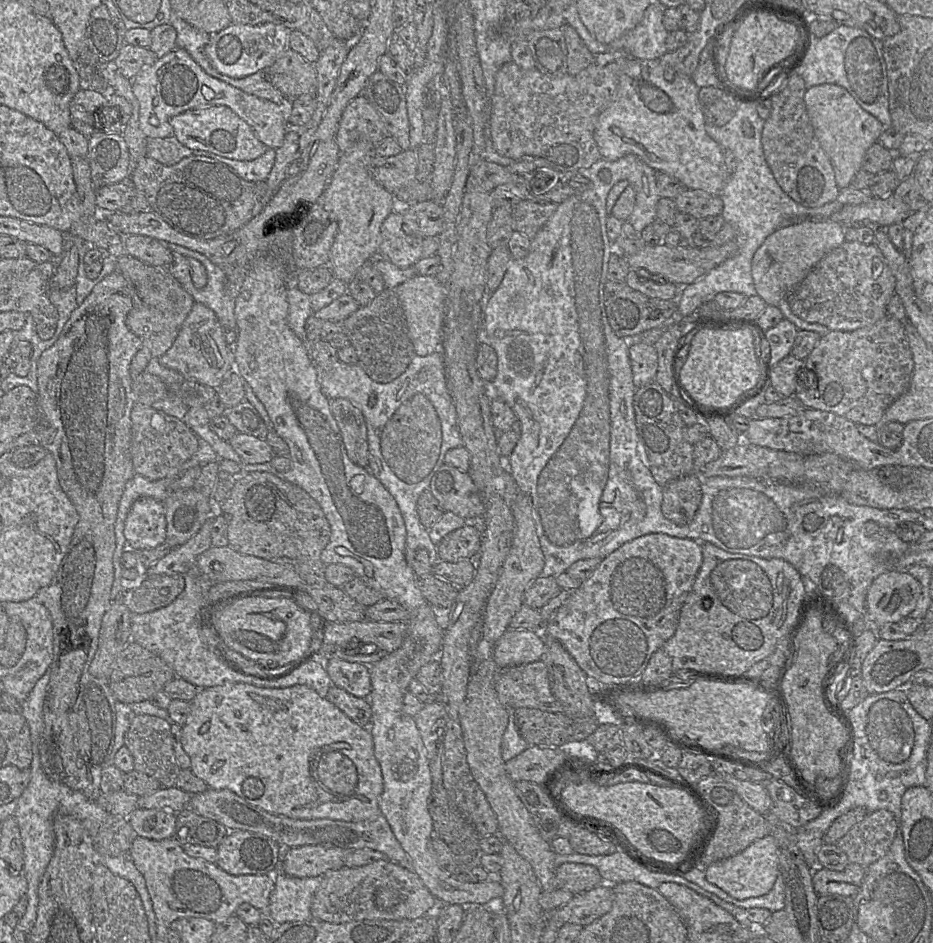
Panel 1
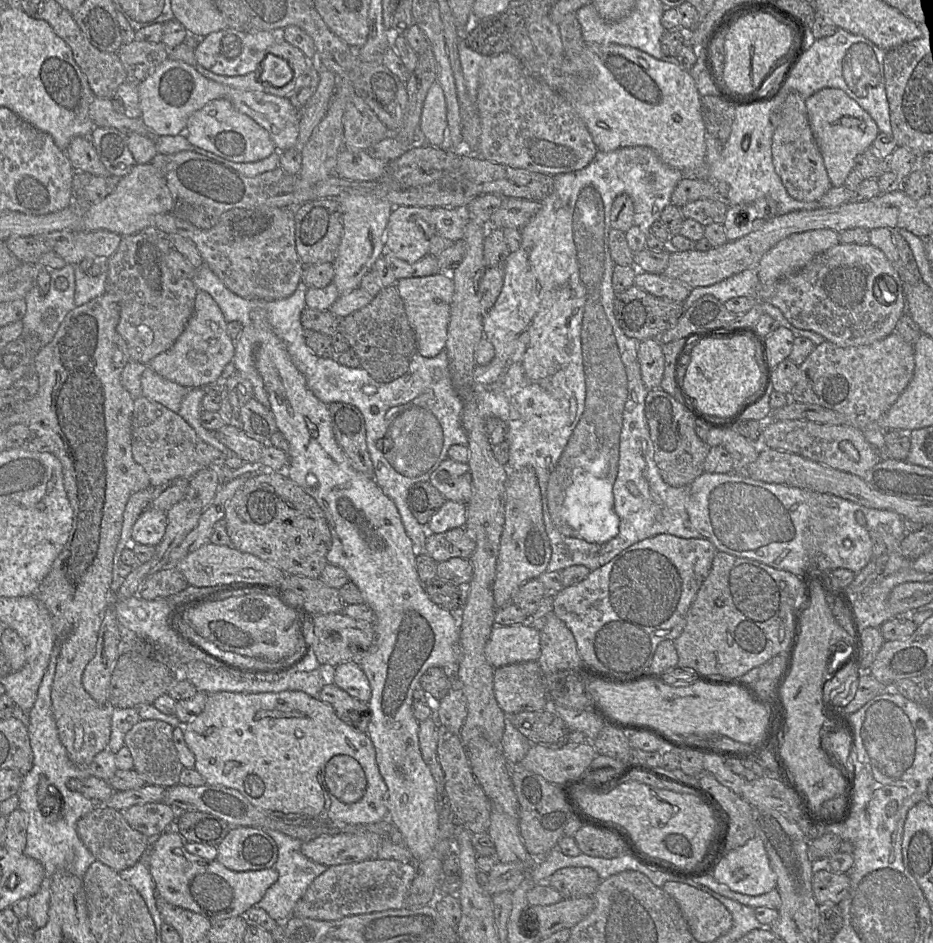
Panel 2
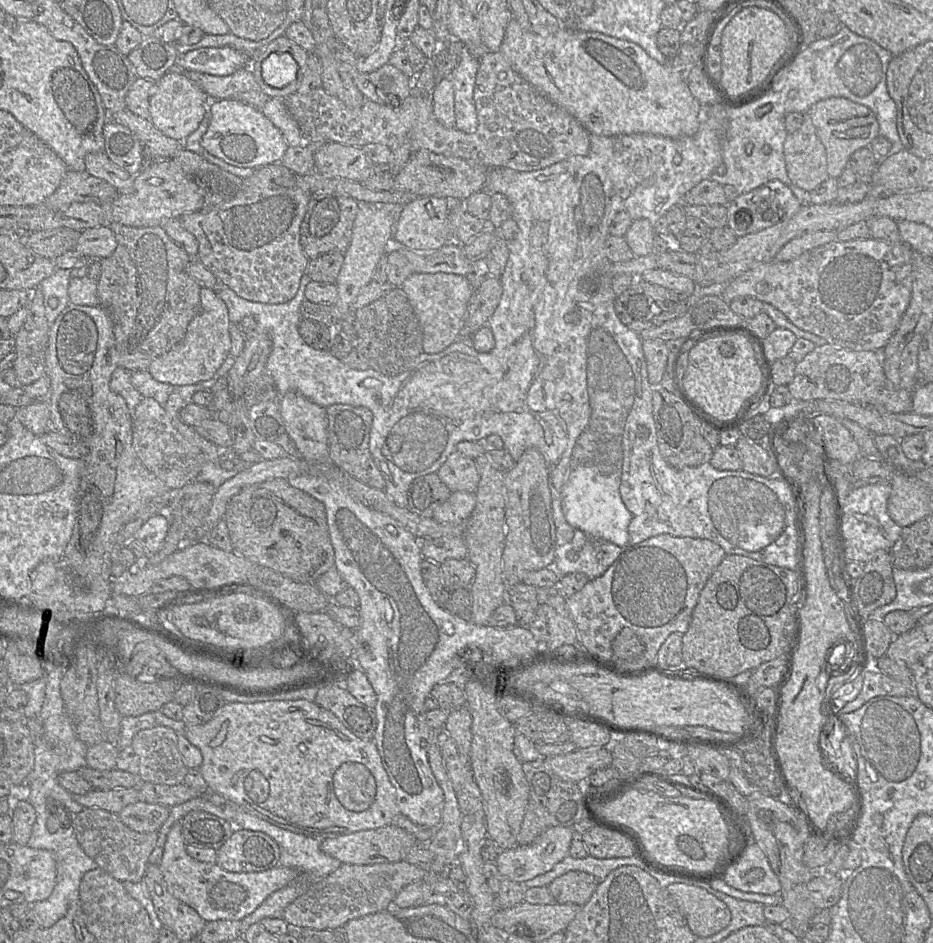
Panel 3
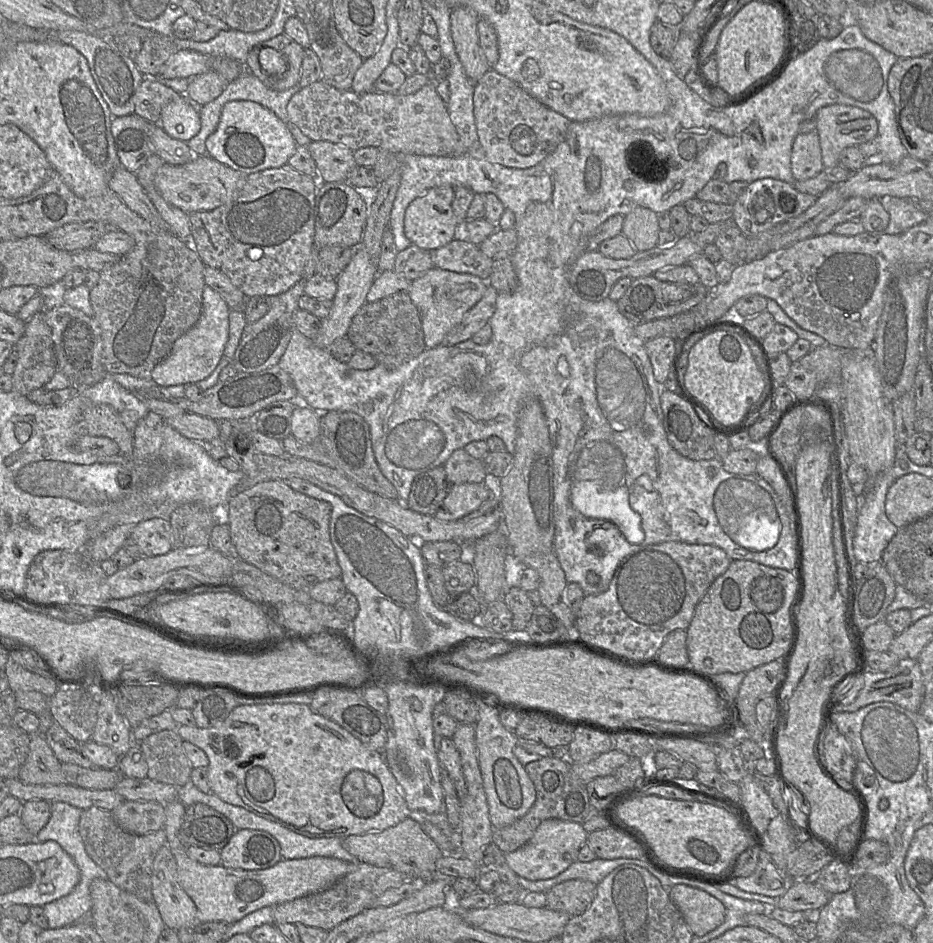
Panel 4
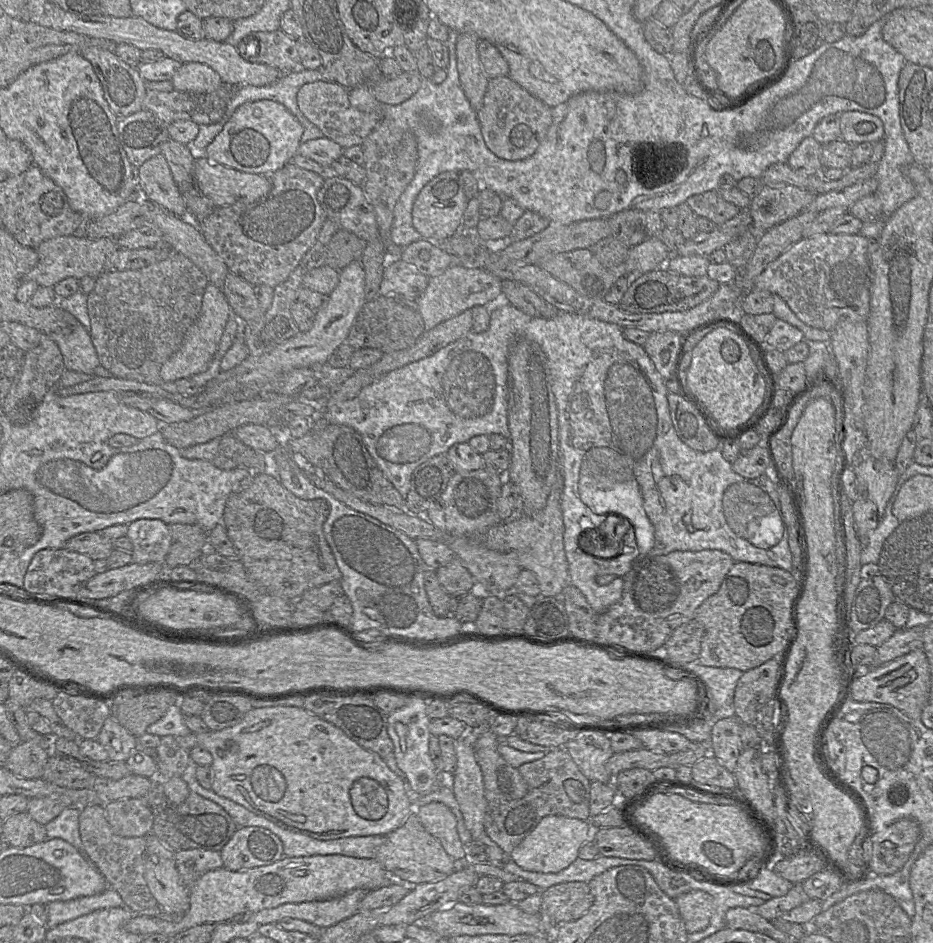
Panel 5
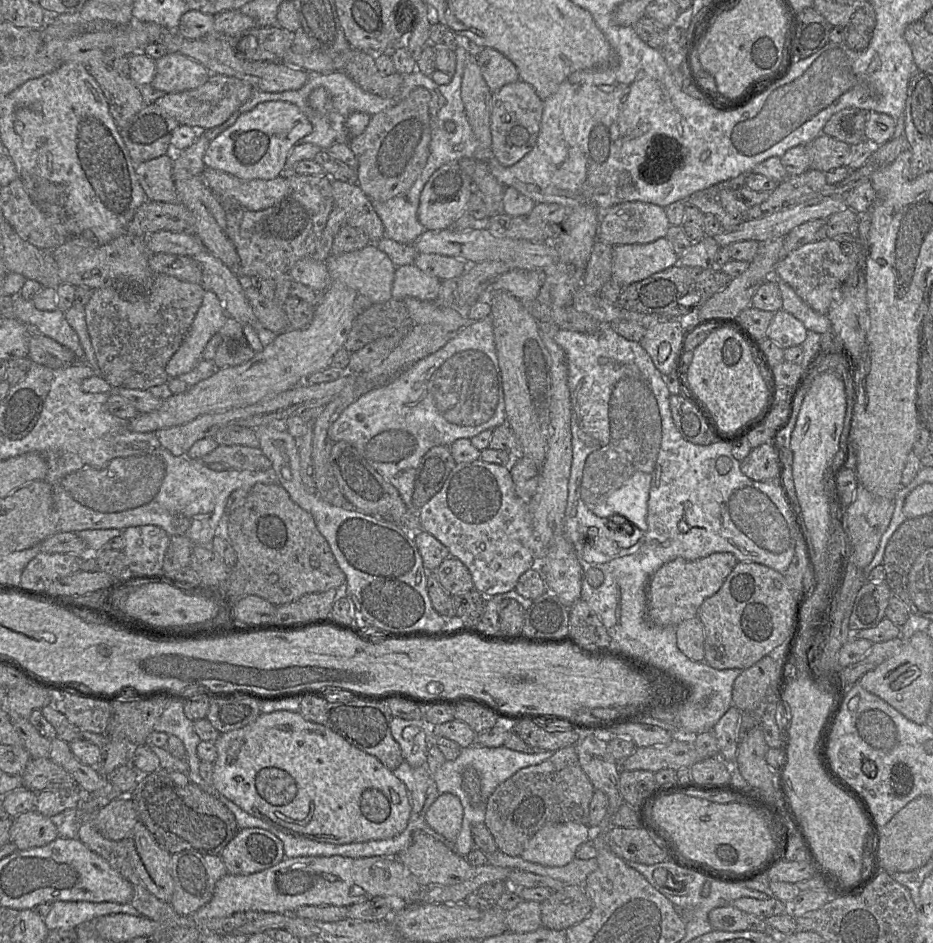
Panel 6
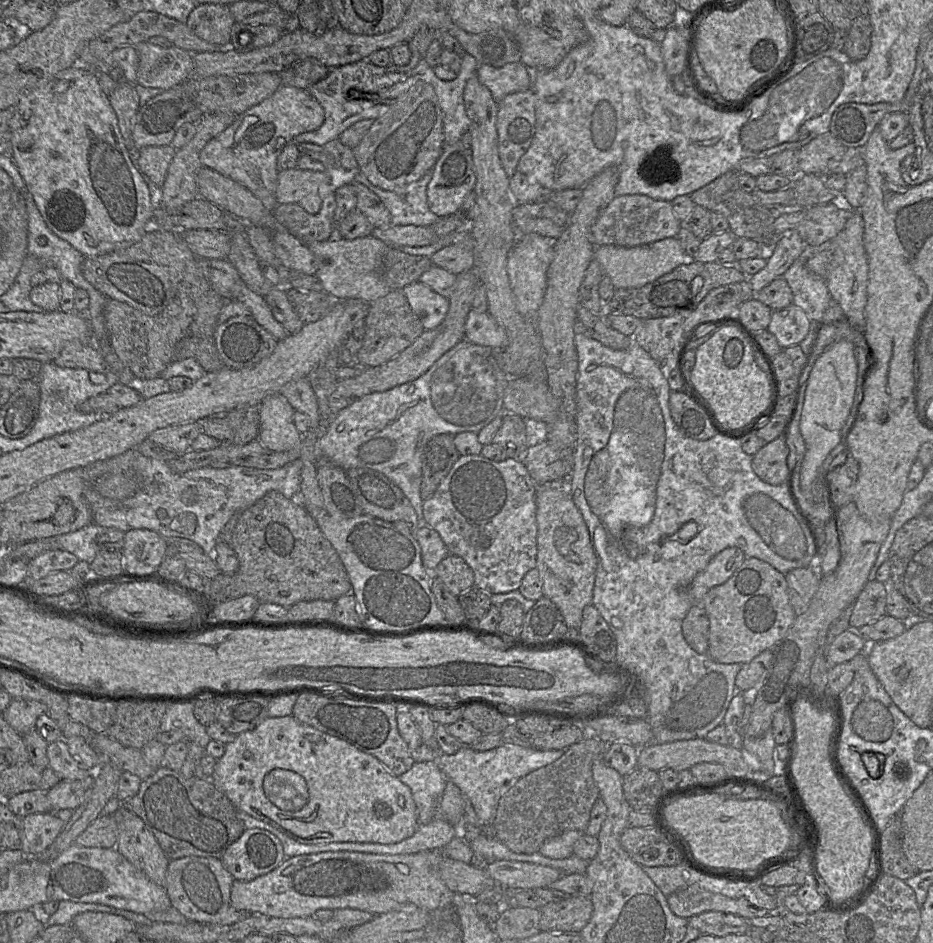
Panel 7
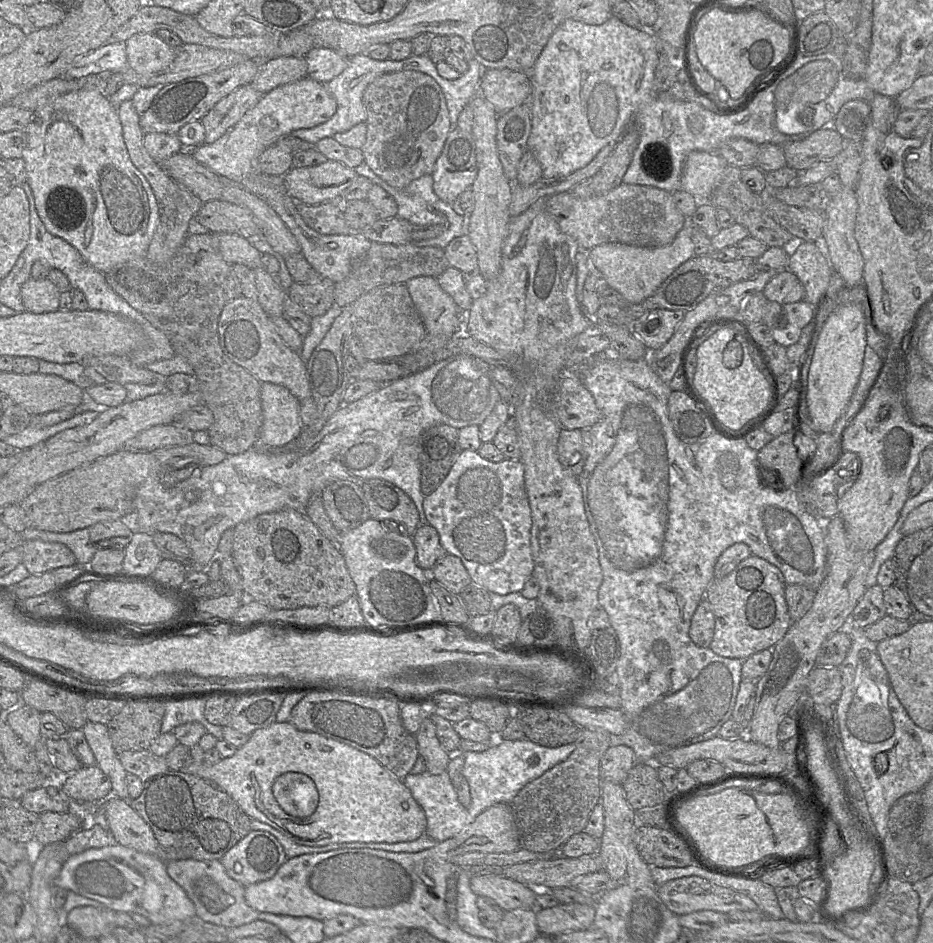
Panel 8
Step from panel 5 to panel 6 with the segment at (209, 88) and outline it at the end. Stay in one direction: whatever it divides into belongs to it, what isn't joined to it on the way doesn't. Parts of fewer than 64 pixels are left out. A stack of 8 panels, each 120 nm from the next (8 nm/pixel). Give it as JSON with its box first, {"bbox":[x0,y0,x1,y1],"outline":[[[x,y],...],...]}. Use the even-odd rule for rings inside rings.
{"bbox":[151,52,210,93],"outline":[[[168,52],[155,60],[151,86],[166,93],[182,92],[203,85],[210,72],[206,67],[181,53]]]}

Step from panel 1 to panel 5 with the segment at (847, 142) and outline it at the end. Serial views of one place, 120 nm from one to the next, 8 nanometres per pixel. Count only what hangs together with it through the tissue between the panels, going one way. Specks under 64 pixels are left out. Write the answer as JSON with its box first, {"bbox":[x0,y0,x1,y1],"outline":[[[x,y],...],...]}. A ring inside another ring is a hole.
{"bbox":[840,111,883,144],"outline":[[[861,111],[840,113],[841,138],[849,144],[875,143],[883,138],[883,123],[875,115]]]}

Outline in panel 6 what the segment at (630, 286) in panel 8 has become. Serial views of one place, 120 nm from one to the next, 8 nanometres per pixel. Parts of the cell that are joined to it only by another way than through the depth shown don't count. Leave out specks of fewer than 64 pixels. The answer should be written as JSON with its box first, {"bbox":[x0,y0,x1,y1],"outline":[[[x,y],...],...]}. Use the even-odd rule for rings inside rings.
{"bbox":[612,238,678,286],"outline":[[[667,238],[645,244],[613,246],[612,277],[623,286],[641,281],[678,263]]]}

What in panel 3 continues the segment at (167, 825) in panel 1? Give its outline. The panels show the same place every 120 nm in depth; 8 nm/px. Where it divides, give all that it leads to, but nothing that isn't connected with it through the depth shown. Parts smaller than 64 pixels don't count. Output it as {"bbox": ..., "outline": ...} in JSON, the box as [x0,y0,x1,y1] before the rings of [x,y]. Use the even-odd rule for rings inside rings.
{"bbox":[119,802,170,833],"outline":[[[136,802],[125,807],[119,814],[120,820],[138,833],[158,832],[169,817],[170,808],[146,802]]]}

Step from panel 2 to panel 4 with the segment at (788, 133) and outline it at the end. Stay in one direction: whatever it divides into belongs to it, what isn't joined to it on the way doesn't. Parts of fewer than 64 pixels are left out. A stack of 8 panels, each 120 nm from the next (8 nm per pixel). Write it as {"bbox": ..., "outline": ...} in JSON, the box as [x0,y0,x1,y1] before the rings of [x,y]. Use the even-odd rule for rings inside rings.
{"bbox":[791,131,824,181],"outline":[[[817,131],[798,134],[793,142],[791,171],[796,181],[811,179],[824,170]]]}

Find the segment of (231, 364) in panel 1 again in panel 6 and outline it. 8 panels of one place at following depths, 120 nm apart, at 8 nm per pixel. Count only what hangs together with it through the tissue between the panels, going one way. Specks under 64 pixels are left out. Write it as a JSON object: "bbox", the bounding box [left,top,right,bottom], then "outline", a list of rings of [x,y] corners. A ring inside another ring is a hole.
{"bbox":[166,290,227,379],"outline":[[[206,290],[181,345],[168,361],[166,371],[169,379],[188,373],[198,364],[206,344],[219,332],[227,317],[216,293]]]}

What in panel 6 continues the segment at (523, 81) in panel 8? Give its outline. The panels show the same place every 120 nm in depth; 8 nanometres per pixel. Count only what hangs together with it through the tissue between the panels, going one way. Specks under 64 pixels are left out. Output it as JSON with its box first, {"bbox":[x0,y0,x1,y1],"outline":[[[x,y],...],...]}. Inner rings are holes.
{"bbox":[476,48,519,92],"outline":[[[480,48],[476,59],[491,92],[496,92],[503,86],[519,80],[516,66],[494,49]]]}

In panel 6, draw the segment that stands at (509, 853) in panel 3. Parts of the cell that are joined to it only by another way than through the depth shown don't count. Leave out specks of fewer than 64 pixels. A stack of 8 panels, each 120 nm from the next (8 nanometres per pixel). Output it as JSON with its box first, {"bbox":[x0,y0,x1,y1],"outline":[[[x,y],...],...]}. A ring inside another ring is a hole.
{"bbox":[521,822,593,867],"outline":[[[577,822],[547,823],[528,841],[521,858],[547,867],[565,866],[593,832],[589,825]]]}

